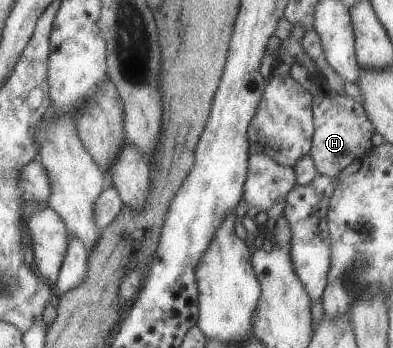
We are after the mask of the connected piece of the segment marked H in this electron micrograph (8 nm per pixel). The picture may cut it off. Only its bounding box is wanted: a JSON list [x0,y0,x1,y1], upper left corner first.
[289,61,375,176]

